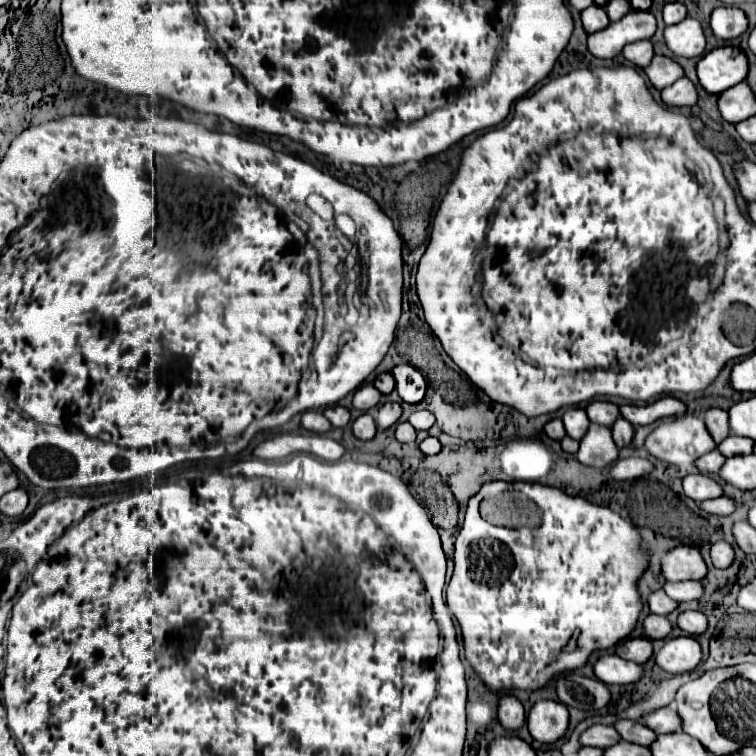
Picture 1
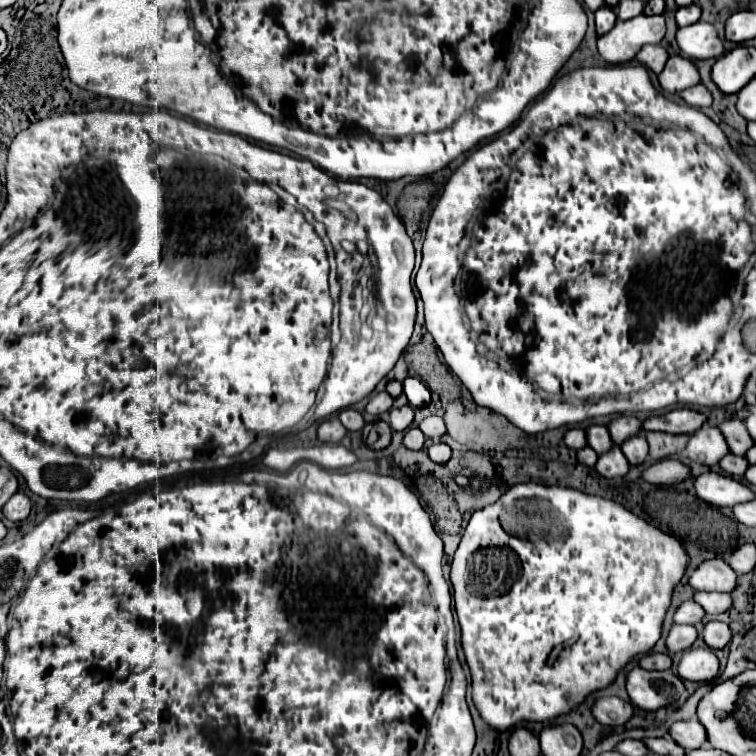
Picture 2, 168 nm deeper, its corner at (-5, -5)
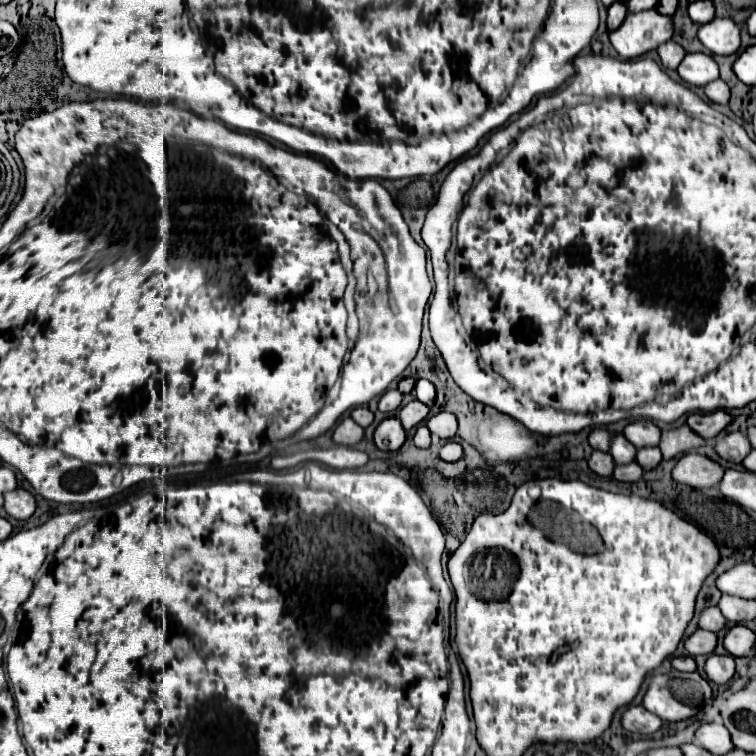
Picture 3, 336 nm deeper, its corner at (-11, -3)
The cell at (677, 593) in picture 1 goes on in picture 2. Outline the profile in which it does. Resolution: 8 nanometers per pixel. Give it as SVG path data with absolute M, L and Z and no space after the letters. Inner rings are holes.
M696 592L694 602L698 602L706 614L722 614L732 606L732 596L720 592Z

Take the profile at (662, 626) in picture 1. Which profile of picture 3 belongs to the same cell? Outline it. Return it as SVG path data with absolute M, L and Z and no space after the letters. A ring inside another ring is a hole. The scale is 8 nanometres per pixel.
M698 628L694 634L690 634L686 640L684 640L684 648L690 656L696 656L696 654L710 654L716 646L716 634L708 632L708 630L702 630Z

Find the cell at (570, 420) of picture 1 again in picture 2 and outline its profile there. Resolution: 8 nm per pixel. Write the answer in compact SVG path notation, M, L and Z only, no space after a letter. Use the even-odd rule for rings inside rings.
M590 426L586 430L586 436L588 436L588 444L598 452L598 454L604 454L606 450L610 450L610 446L614 446L612 438L610 438L610 432L606 426Z

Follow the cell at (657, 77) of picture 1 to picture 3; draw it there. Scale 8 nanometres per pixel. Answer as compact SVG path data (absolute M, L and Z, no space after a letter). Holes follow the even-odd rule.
M686 54L676 72L690 86L704 86L718 78L718 64L710 54Z

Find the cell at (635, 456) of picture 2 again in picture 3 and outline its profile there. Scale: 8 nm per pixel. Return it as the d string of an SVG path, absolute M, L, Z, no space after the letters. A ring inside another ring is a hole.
M648 446L648 448L638 448L636 452L636 462L644 468L644 470L652 470L658 462L662 460L662 454L656 446Z

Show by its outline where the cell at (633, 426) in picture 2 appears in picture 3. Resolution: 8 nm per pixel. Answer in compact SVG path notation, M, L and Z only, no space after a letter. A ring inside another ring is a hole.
M636 420L624 428L624 436L636 448L642 446L658 446L660 442L660 428L652 420Z

